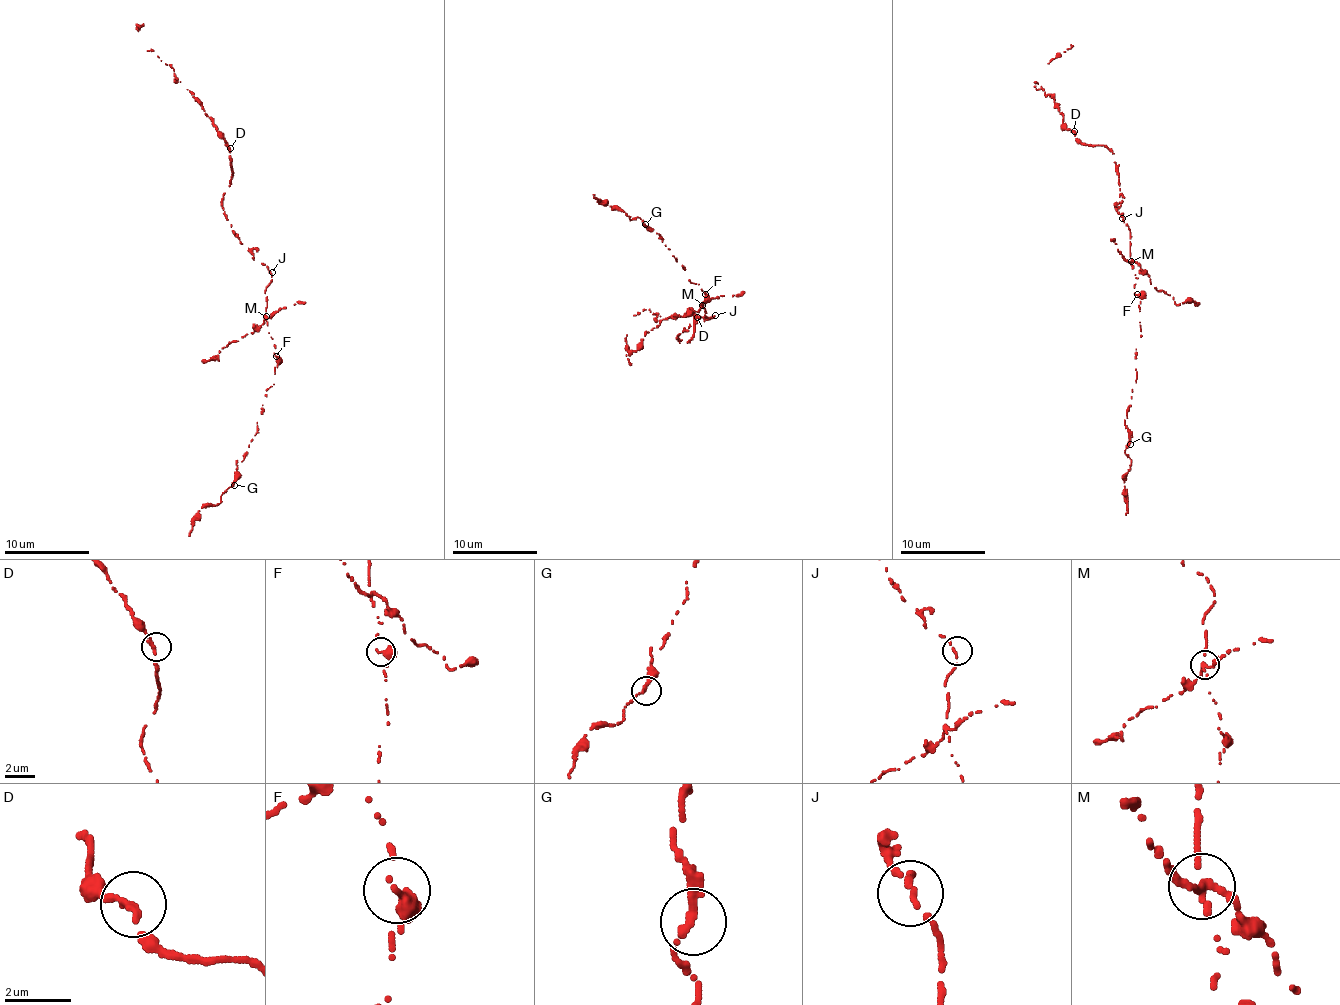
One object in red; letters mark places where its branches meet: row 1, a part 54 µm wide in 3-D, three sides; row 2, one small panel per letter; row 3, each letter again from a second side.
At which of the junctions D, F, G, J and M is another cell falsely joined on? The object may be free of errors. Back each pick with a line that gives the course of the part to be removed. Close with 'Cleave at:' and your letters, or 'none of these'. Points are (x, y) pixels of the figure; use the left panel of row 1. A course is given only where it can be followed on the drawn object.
M: Course of the part to remove: (266, 317), (252, 334), (226, 345), (219, 359), (203, 361)
Cleave at: M

